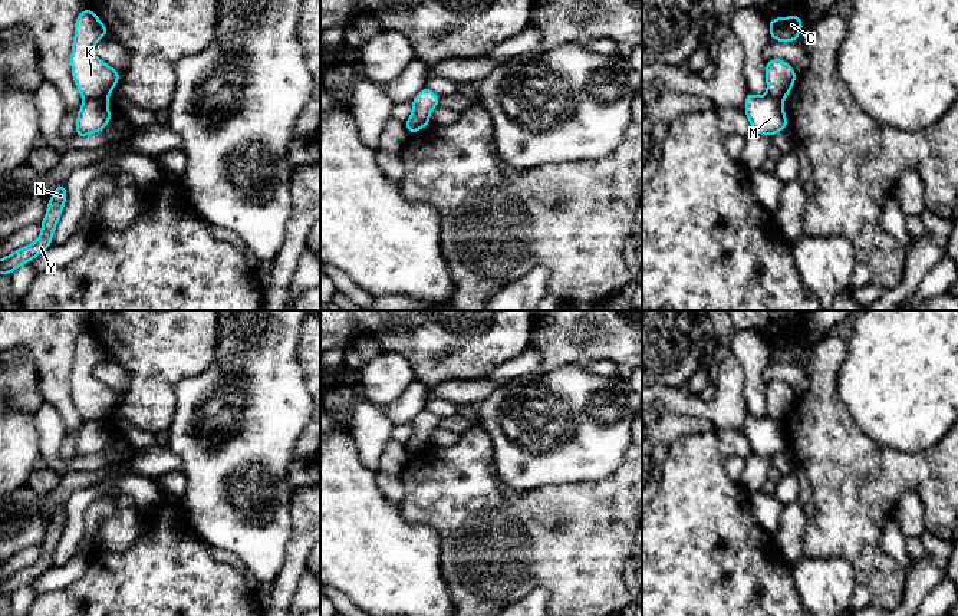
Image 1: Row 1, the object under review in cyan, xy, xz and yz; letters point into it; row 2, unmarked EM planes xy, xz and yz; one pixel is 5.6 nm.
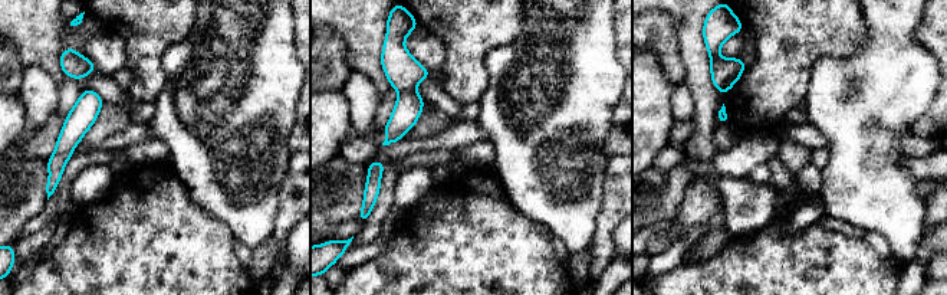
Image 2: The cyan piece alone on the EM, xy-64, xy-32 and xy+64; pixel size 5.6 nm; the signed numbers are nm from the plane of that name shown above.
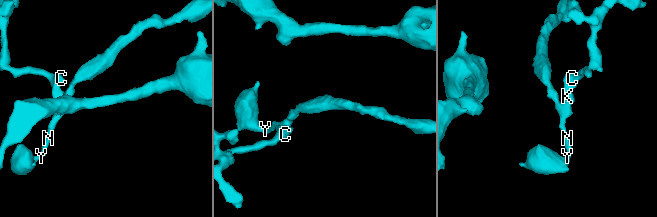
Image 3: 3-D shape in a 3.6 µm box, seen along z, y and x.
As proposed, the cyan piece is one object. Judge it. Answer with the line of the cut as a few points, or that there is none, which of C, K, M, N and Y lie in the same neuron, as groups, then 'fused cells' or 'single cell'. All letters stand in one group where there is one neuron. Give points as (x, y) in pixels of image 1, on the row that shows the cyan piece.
xy (105, 98), (86, 98), (84, 101) | C K / M N Y | fused cells

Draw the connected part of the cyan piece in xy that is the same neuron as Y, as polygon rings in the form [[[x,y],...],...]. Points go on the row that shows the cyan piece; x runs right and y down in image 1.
[[[65,182],[57,185],[52,198],[47,204],[45,220],[42,221],[42,234],[30,244],[24,246],[10,256],[0,260],[0,274],[11,274],[19,266],[32,261],[47,247],[52,246],[52,235],[59,223],[62,210],[66,202],[66,187]]]

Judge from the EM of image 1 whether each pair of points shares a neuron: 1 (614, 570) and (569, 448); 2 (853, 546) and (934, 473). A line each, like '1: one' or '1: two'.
1: two
2: one

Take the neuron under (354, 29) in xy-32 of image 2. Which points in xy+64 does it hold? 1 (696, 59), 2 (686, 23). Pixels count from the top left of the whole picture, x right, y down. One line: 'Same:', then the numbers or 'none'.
Same: 1, 2

